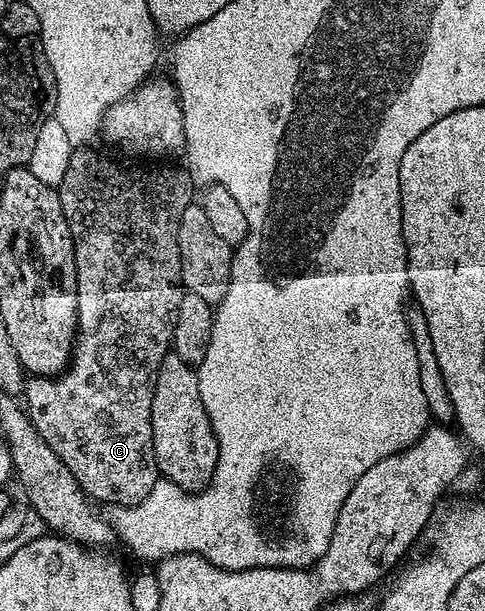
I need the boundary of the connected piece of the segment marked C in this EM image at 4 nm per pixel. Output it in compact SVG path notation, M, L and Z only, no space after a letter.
M75 147L71 150L69 167L65 171L65 179L57 187L61 207L65 211L65 219L69 223L71 238L75 240L75 266L77 267L77 319L79 331L75 334L75 347L71 350L71 364L56 377L26 378L21 394L25 408L33 427L37 427L37 435L49 443L49 447L69 467L73 479L82 487L92 502L110 507L113 505L136 505L153 491L153 483L161 480L161 474L153 455L153 423L151 422L151 400L155 394L155 370L169 355L171 340L177 323L177 307L183 294L183 276L181 275L181 251L179 250L179 224L181 215L192 204L196 182L186 168L174 169L171 163L143 163L147 165L122 165L111 157L91 149L95 147Z

